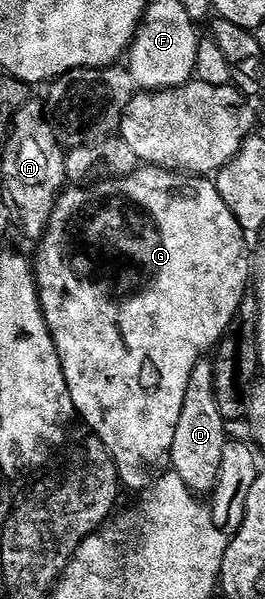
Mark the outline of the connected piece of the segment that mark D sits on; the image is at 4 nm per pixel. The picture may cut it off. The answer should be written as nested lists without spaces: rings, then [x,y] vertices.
[[[199,360],[192,368],[192,376],[188,376],[188,388],[184,388],[184,404],[180,404],[180,420],[176,420],[176,433],[172,436],[172,448],[170,449],[170,465],[169,469],[176,472],[176,476],[180,476],[180,480],[184,480],[184,484],[188,484],[188,488],[193,490],[199,496],[209,495],[210,491],[214,489],[216,484],[216,476],[220,472],[220,456],[224,452],[224,444],[228,441],[228,434],[226,434],[226,426],[228,426],[227,419],[220,416],[220,408],[216,408],[216,396],[212,388],[212,368],[213,361]]]

